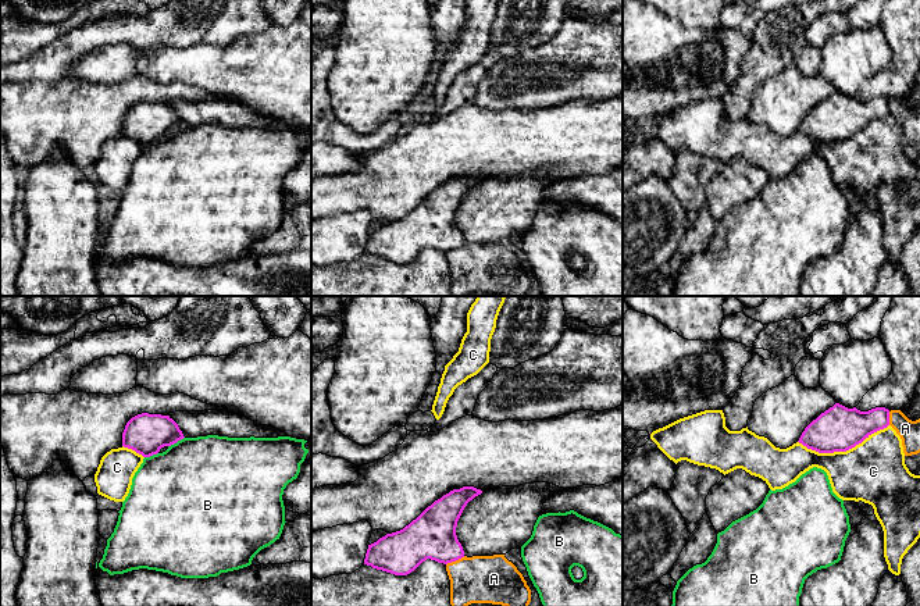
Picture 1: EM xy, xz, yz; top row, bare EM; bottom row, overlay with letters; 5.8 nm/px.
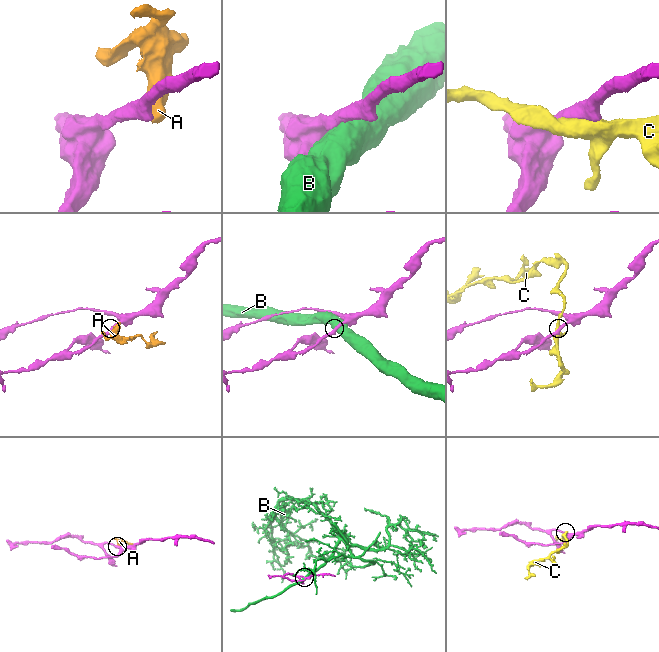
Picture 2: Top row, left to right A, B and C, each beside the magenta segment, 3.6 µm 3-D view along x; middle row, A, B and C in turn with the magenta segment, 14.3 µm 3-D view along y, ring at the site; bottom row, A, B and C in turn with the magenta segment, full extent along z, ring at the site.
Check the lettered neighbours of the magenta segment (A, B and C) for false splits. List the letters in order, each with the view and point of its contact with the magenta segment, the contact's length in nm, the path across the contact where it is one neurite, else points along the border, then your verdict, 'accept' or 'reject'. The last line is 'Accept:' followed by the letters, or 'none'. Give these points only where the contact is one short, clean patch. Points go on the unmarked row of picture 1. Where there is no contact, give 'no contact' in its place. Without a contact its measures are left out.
A: contact xz (455, 249); length 120 nm; border xz (464, 245), (446, 253); reject
B: contact xy (175, 131); length 110 nm; reject
C: contact yz (842, 139); length 550 nm; reject
Accept: none

